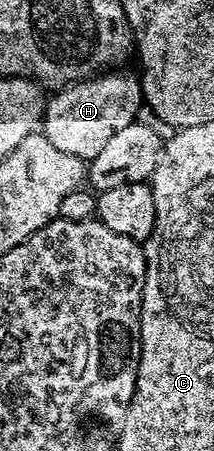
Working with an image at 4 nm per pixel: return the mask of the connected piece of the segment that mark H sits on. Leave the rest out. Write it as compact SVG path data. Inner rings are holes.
M97 73L78 83L70 83L59 88L53 99L51 96L47 100L42 133L50 145L62 149L62 153L68 153L70 157L91 161L106 149L114 133L137 122L142 106L140 80L135 74L116 74L120 73Z

